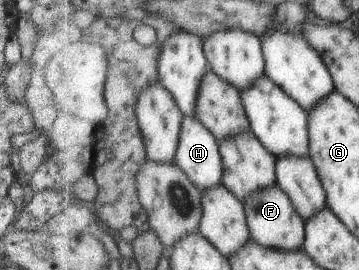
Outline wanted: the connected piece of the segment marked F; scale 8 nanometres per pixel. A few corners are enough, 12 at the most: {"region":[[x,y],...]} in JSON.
{"region":[[278,184],[244,202],[252,239],[304,249],[305,220]]}

